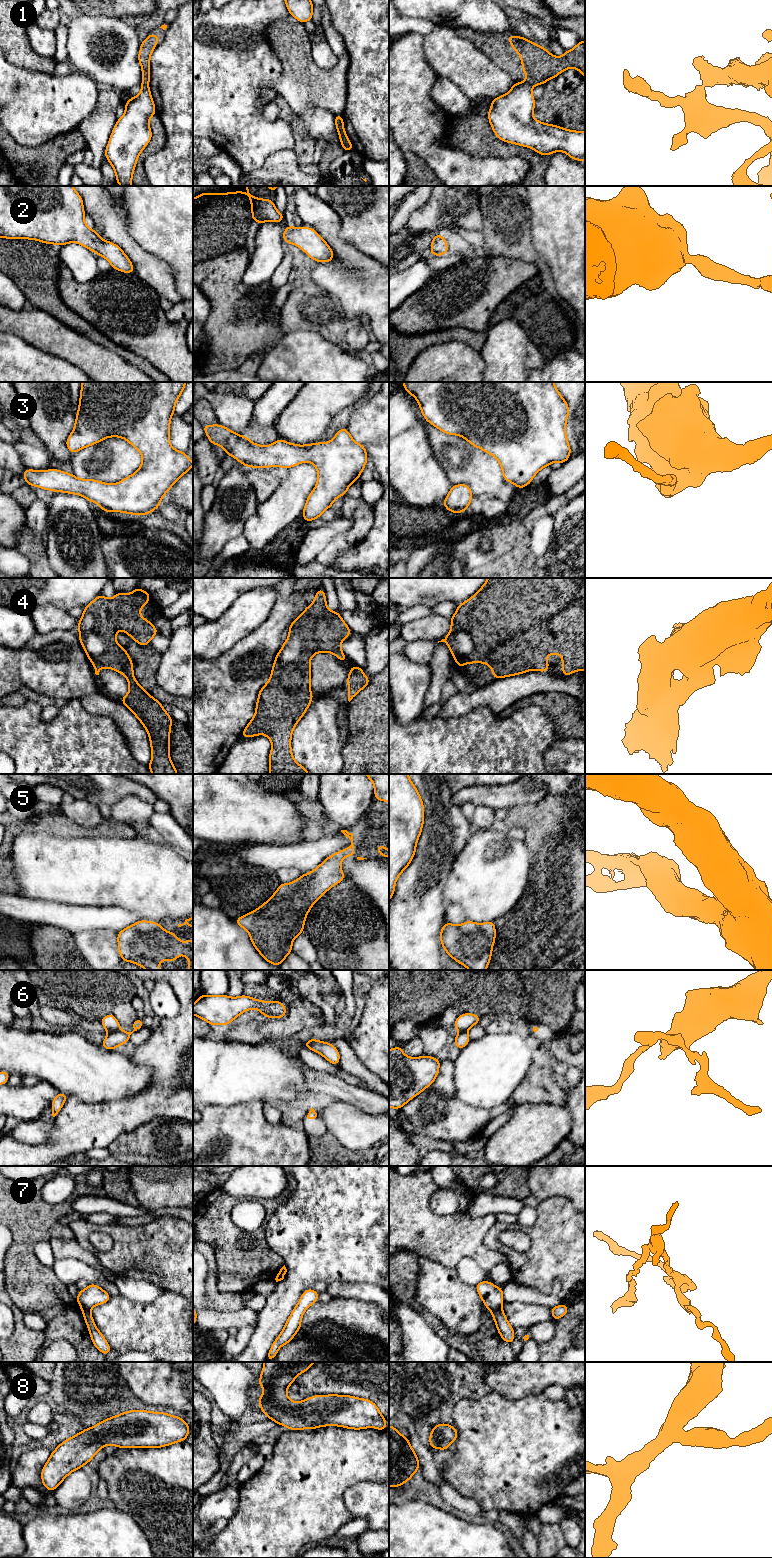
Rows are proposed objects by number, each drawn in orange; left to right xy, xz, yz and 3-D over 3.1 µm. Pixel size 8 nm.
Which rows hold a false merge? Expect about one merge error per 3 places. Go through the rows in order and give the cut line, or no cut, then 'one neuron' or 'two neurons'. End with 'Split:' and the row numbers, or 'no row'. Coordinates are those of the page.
1: cut in xy along (142, 83), (147, 86); two neurons
2: no cut; one neuron
3: no cut; one neuron
4: no cut; one neuron
5: no cut; one neuron
6: cut in xy along (119, 1028), (108, 1033); two neurons
7: cut in yz along (500, 1307), (491, 1311); two neurons
8: no cut; one neuron
Split: 1, 6, 7

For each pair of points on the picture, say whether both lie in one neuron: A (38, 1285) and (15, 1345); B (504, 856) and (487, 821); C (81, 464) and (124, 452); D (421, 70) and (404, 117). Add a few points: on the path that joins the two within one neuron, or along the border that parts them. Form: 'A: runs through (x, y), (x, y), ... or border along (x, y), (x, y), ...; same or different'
A: border along (10, 1297), (12, 1302), (24, 1314); different
B: border along (492, 827), (478, 830); different
C: runs through (92, 463), (113, 459); same
D: runs through (409, 82), (404, 87), (404, 105); same

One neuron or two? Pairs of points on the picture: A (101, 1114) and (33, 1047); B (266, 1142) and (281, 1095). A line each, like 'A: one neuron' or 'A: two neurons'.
A: two neurons
B: two neurons

